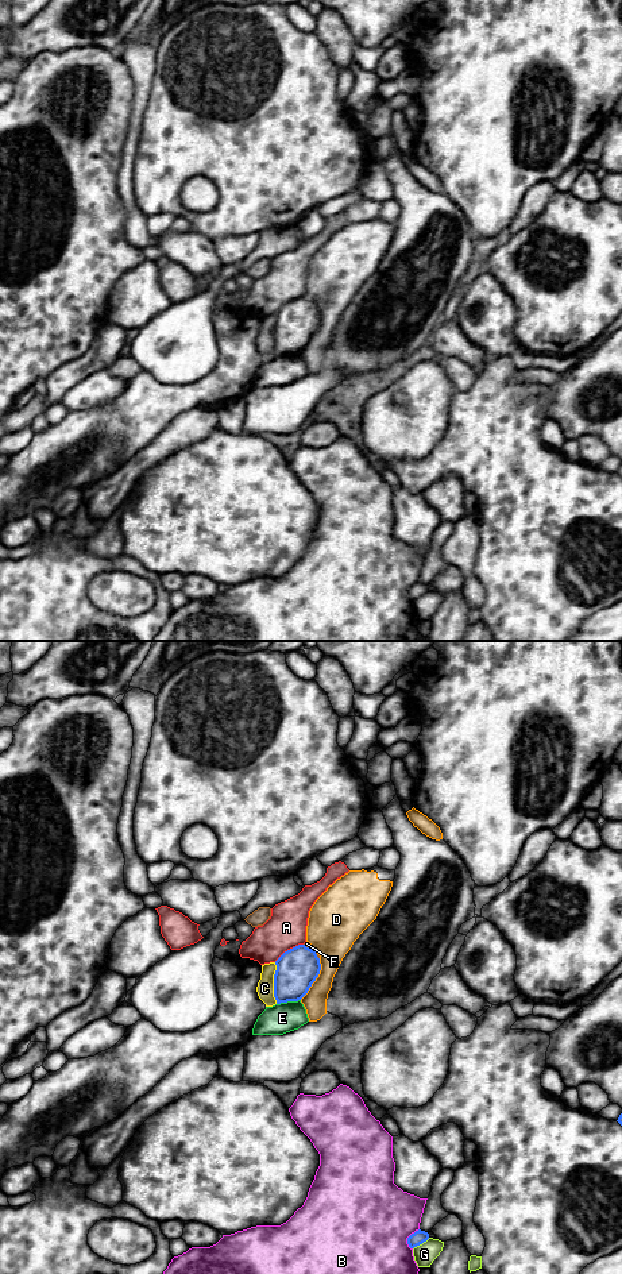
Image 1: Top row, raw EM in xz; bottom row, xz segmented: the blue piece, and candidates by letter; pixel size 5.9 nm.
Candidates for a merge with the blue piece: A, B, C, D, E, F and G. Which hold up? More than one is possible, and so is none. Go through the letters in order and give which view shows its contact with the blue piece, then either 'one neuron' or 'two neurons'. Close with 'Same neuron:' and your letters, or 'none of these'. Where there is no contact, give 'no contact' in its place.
A: meets blue in xz; two neurons
B: meets blue in xz; two neurons
C: meets blue in xz; two neurons
D: meets blue in xz; two neurons
E: meets blue in xz; two neurons
F: meets blue in xz; two neurons
G: meets blue in xz; two neurons
Same neuron: none of these

